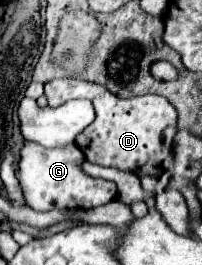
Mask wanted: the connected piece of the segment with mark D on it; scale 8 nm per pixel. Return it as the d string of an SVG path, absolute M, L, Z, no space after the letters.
M58 78L48 82L46 86L48 104L56 106L58 102L68 102L74 98L88 98L94 104L96 120L76 138L76 146L84 152L84 158L98 166L118 168L122 172L136 174L138 178L146 174L142 160L152 160L152 168L160 168L162 162L162 132L172 126L178 118L174 106L156 94L136 96L132 100L120 100L106 88L86 80L74 78Z

